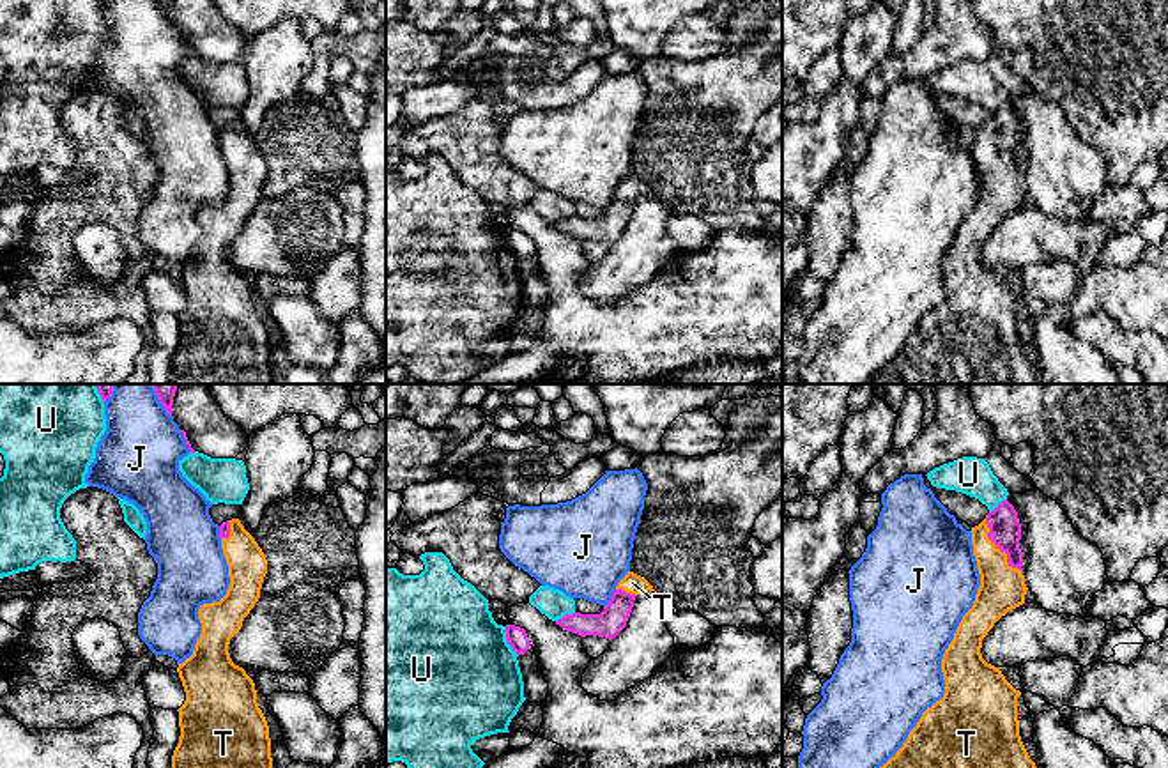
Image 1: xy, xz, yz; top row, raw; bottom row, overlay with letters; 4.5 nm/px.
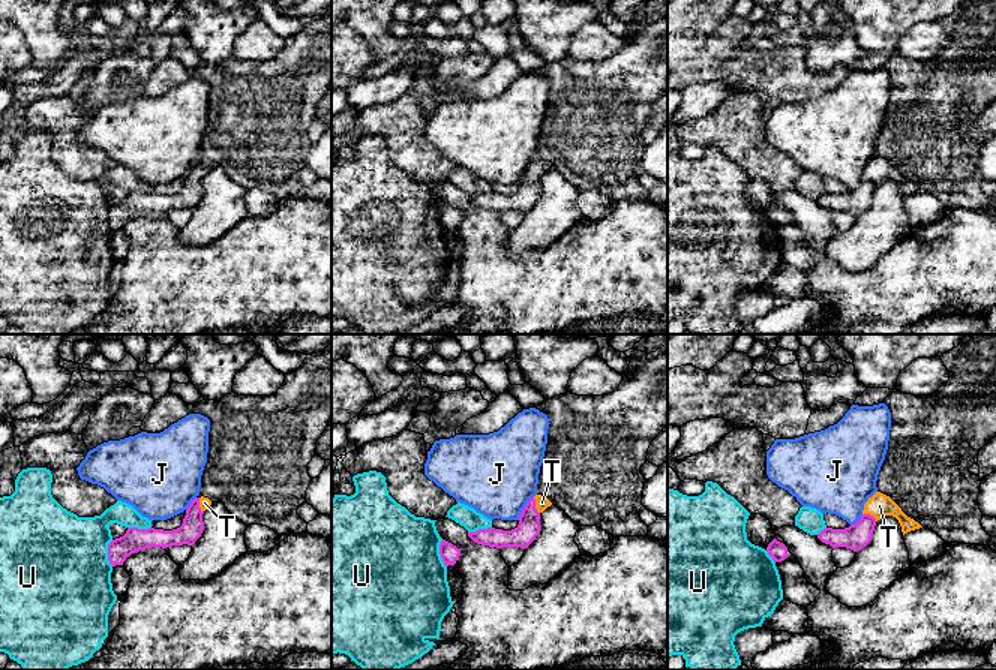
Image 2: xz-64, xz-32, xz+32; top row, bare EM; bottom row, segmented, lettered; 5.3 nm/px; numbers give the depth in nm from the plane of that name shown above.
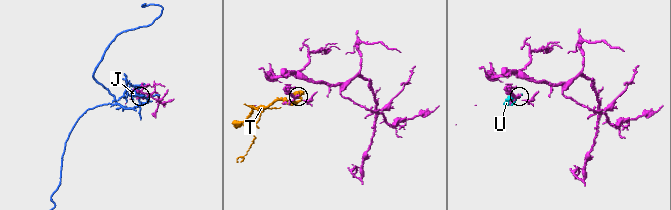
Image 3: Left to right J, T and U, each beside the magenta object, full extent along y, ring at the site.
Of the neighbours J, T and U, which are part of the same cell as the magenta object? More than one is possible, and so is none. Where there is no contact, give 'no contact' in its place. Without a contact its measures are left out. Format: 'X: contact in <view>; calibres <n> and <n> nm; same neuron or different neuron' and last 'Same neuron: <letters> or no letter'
J: contact in xz; calibres 120 and 420 nm; different neuron
T: contact in yz; calibres 140 and 220 nm; same neuron
U: contact in xz; calibres 90 and 500 nm; different neuron
Same neuron: T

